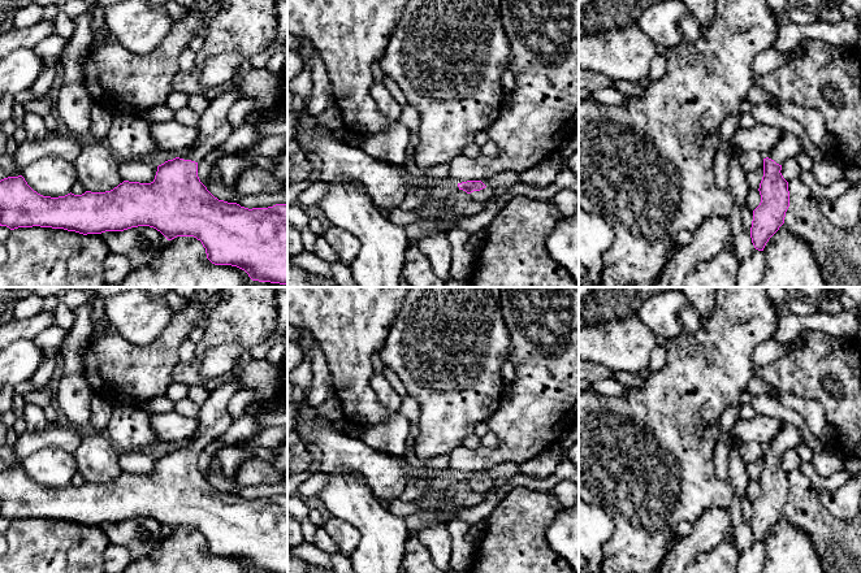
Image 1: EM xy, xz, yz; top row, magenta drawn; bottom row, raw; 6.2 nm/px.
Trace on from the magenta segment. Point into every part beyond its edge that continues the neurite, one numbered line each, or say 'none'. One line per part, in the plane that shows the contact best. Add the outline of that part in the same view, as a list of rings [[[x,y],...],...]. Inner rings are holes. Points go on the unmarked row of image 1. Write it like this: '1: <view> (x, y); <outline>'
1: xy (213, 419); [[[229,378],[209,392],[208,399],[200,405],[196,417],[199,422],[196,435],[179,444],[178,448],[200,453],[209,443],[220,438],[234,422],[228,404],[232,396],[242,388],[238,378]]]

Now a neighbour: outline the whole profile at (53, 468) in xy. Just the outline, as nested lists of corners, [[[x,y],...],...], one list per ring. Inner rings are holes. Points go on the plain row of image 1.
[[[42,448],[22,461],[27,476],[43,487],[59,489],[70,485],[78,473],[74,455],[61,448]]]

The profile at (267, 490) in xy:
[[[281,481],[277,483],[263,483],[256,486],[242,487],[237,495],[241,498],[252,499],[268,499],[276,495],[287,495],[287,481]]]

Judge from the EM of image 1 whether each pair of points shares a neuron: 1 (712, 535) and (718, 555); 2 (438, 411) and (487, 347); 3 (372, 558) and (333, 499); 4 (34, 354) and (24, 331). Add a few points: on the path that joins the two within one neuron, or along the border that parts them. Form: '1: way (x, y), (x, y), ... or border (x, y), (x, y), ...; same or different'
1: border (723, 539), (692, 559); different
2: way (457, 404), (479, 382), (479, 365); same
3: way (372, 541), (372, 530), (350, 508); same
4: border (31, 339), (17, 339), (13, 343); different

